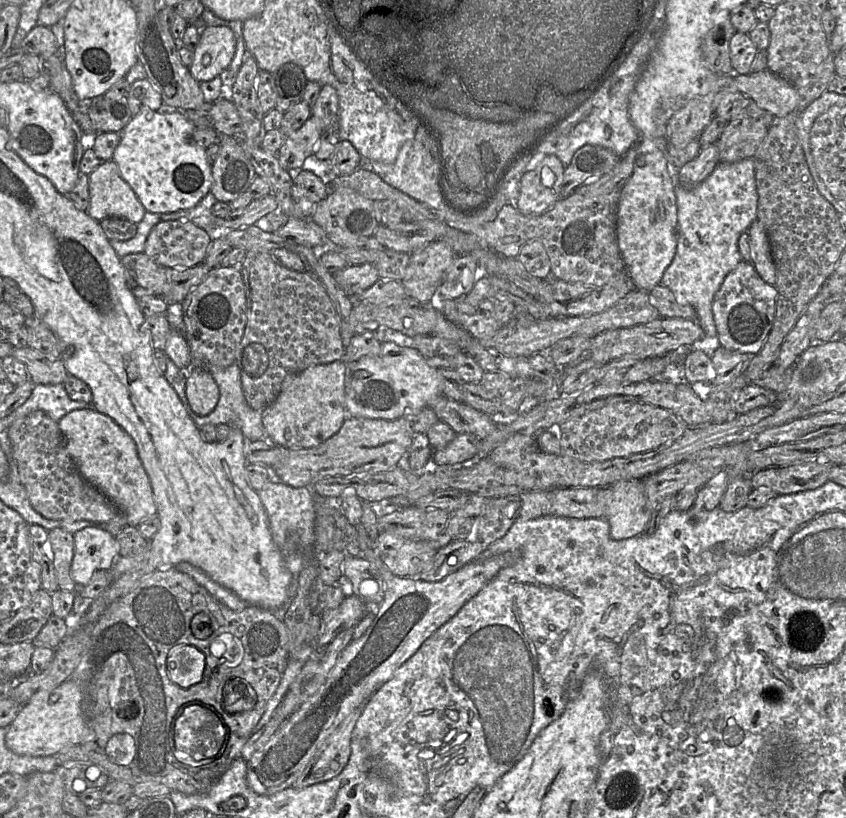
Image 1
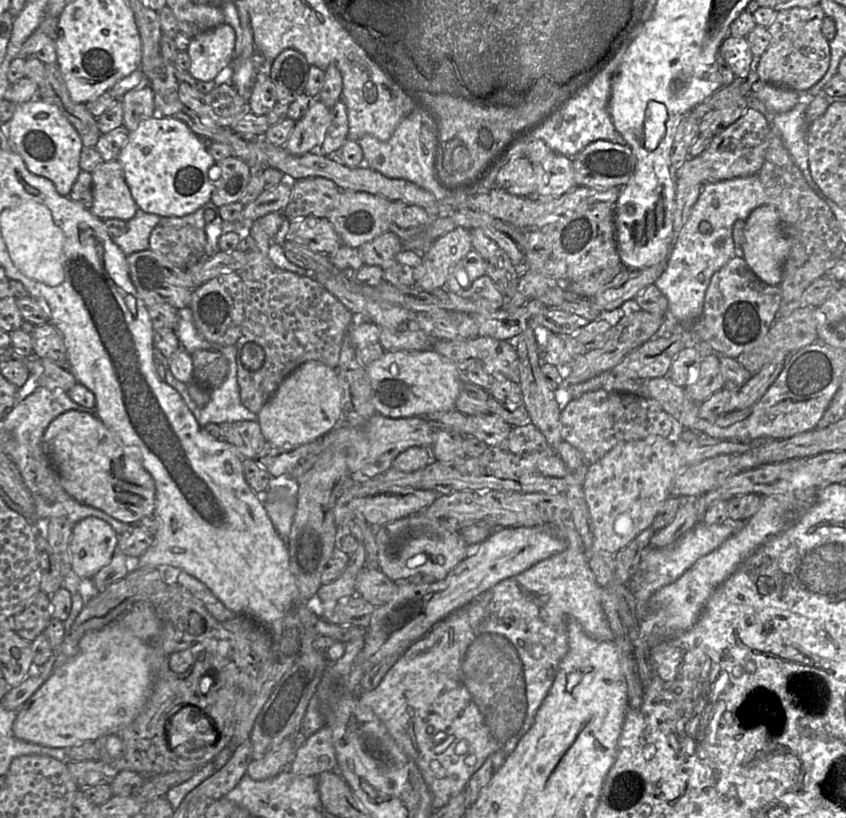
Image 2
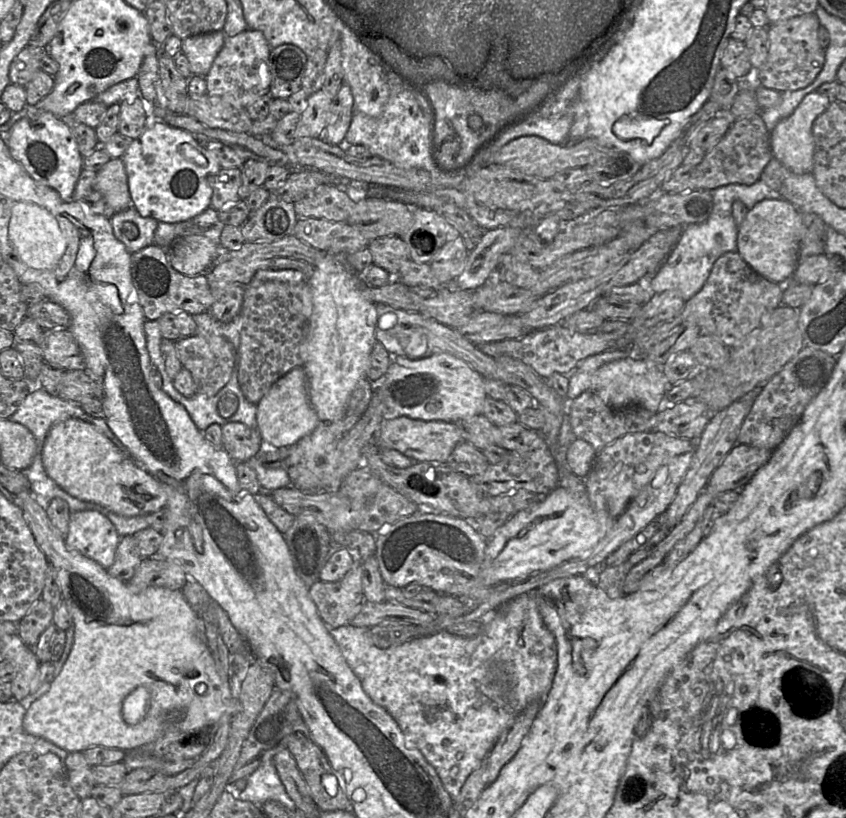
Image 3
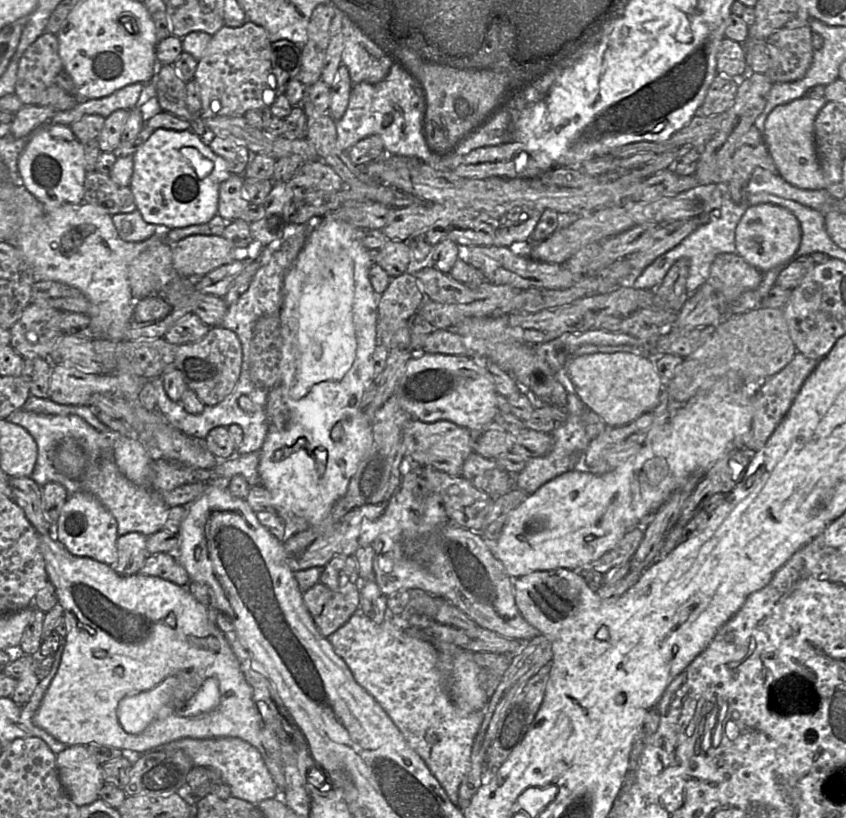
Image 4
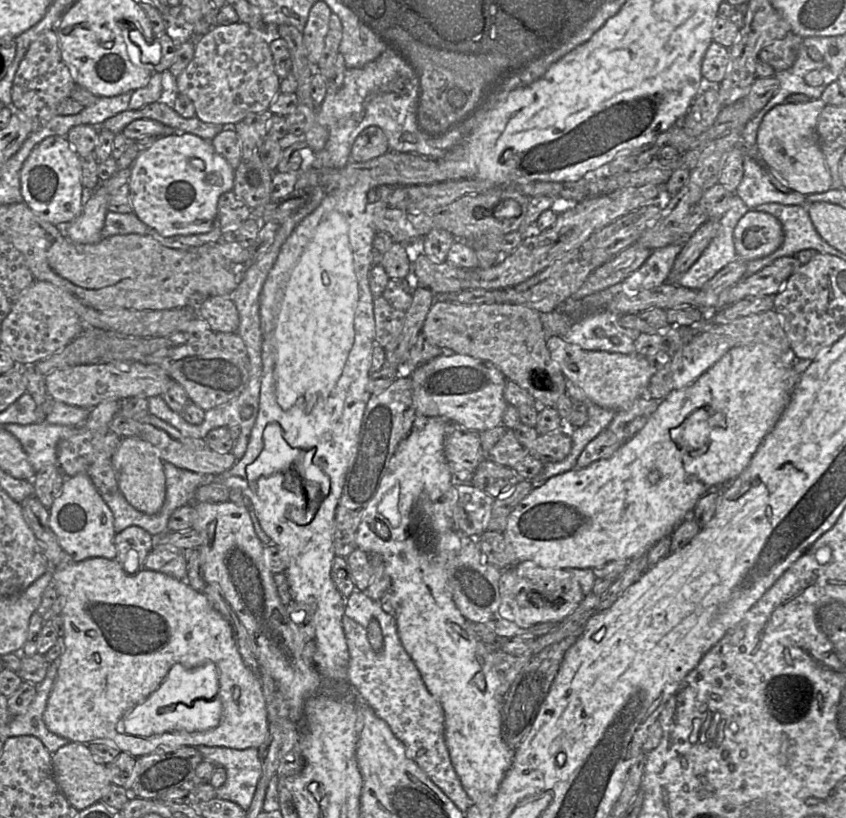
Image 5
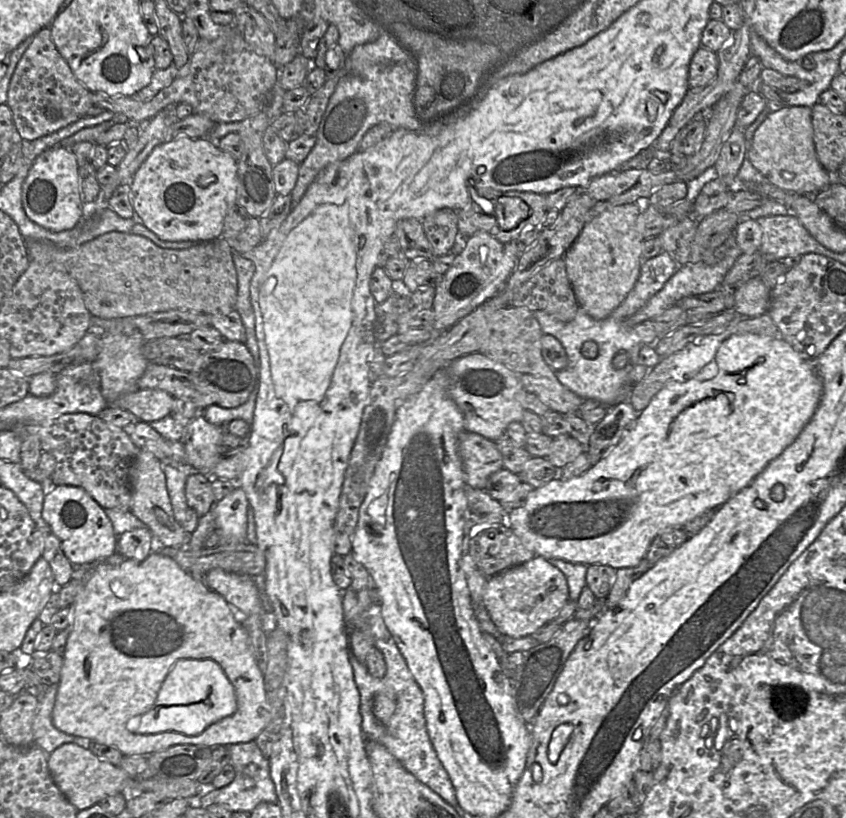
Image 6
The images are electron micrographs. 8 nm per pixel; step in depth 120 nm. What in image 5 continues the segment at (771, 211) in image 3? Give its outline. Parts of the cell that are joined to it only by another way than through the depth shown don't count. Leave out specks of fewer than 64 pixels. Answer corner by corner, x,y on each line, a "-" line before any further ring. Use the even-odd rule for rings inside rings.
749,210
737,223
733,238
738,258
749,262
776,251
784,241
784,233
773,215

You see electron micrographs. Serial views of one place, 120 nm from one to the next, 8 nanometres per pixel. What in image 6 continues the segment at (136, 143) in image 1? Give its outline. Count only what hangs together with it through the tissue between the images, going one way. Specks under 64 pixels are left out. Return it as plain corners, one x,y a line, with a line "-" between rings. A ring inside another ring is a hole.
181,136
157,145
136,171
131,183
131,203
135,211
135,222
144,224
150,231
165,241
207,242
223,236
224,220
228,211
237,203
238,161
228,152
221,150
216,141
208,137
189,138

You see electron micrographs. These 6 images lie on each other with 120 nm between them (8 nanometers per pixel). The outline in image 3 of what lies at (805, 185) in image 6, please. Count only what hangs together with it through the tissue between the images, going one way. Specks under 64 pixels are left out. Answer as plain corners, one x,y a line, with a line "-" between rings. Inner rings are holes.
816,91
807,94
794,112
777,123
770,132
770,147
772,155
784,167
795,174
812,173
814,140
812,126
814,120
822,114
830,104
827,96

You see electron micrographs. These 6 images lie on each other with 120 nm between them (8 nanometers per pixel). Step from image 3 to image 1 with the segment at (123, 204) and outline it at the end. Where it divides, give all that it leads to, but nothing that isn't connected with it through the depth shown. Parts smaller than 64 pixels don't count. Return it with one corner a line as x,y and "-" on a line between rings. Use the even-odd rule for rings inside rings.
113,160
102,161
89,175
87,213
95,220
118,217
138,224
146,212
144,206
120,175

